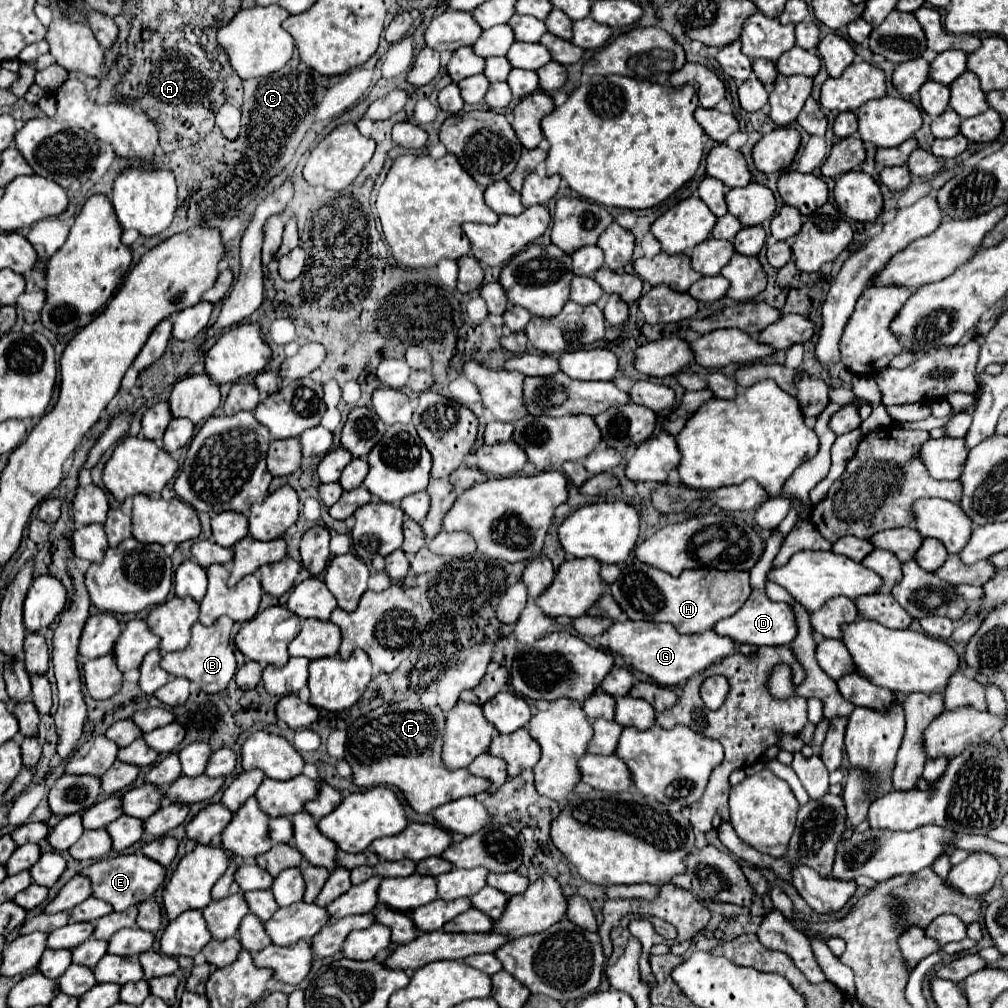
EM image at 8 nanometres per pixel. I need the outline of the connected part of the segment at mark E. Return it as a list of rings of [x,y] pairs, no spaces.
[[[141,852],[139,854],[129,854],[129,856],[121,854],[121,856],[115,856],[115,858],[95,862],[89,868],[85,868],[81,874],[91,878],[93,896],[109,902],[117,912],[123,912],[129,906],[137,906],[137,904],[145,902],[145,898],[153,896],[155,890],[165,880],[165,868],[155,860],[149,860]]]

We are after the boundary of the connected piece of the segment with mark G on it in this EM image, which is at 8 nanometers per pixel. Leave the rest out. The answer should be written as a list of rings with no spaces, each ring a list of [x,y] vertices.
[[[615,622],[601,638],[601,646],[621,654],[633,668],[649,676],[661,686],[683,686],[693,674],[705,670],[715,660],[729,656],[735,650],[735,642],[727,636],[713,634],[713,630],[701,634],[679,634],[673,624],[663,622]]]

